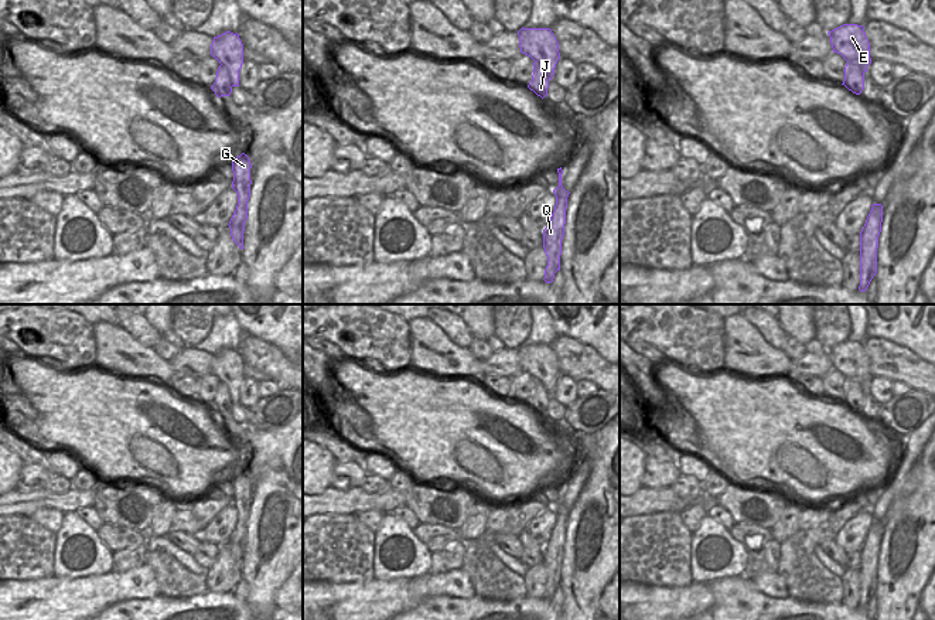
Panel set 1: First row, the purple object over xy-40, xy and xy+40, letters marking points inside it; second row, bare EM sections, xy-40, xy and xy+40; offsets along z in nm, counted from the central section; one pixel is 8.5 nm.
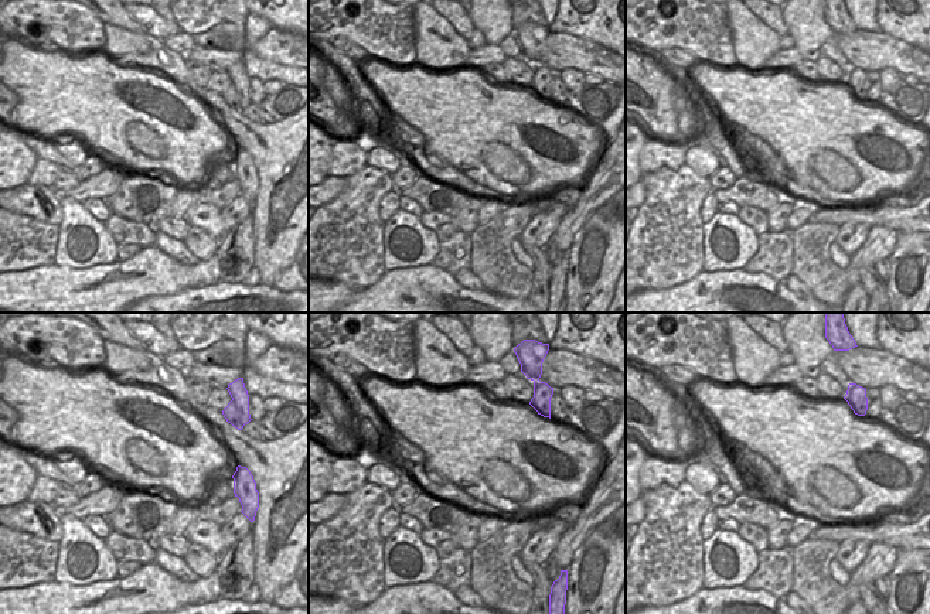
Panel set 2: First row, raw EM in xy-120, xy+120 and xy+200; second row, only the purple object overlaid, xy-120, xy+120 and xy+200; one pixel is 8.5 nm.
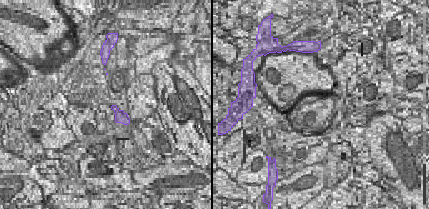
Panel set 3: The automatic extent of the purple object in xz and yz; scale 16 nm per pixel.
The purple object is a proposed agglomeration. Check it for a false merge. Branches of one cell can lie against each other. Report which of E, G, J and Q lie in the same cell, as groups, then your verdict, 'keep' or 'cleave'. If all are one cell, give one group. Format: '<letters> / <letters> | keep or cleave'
E G Q / J | cleave

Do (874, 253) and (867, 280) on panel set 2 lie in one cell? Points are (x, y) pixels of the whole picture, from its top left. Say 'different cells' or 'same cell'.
different cells

